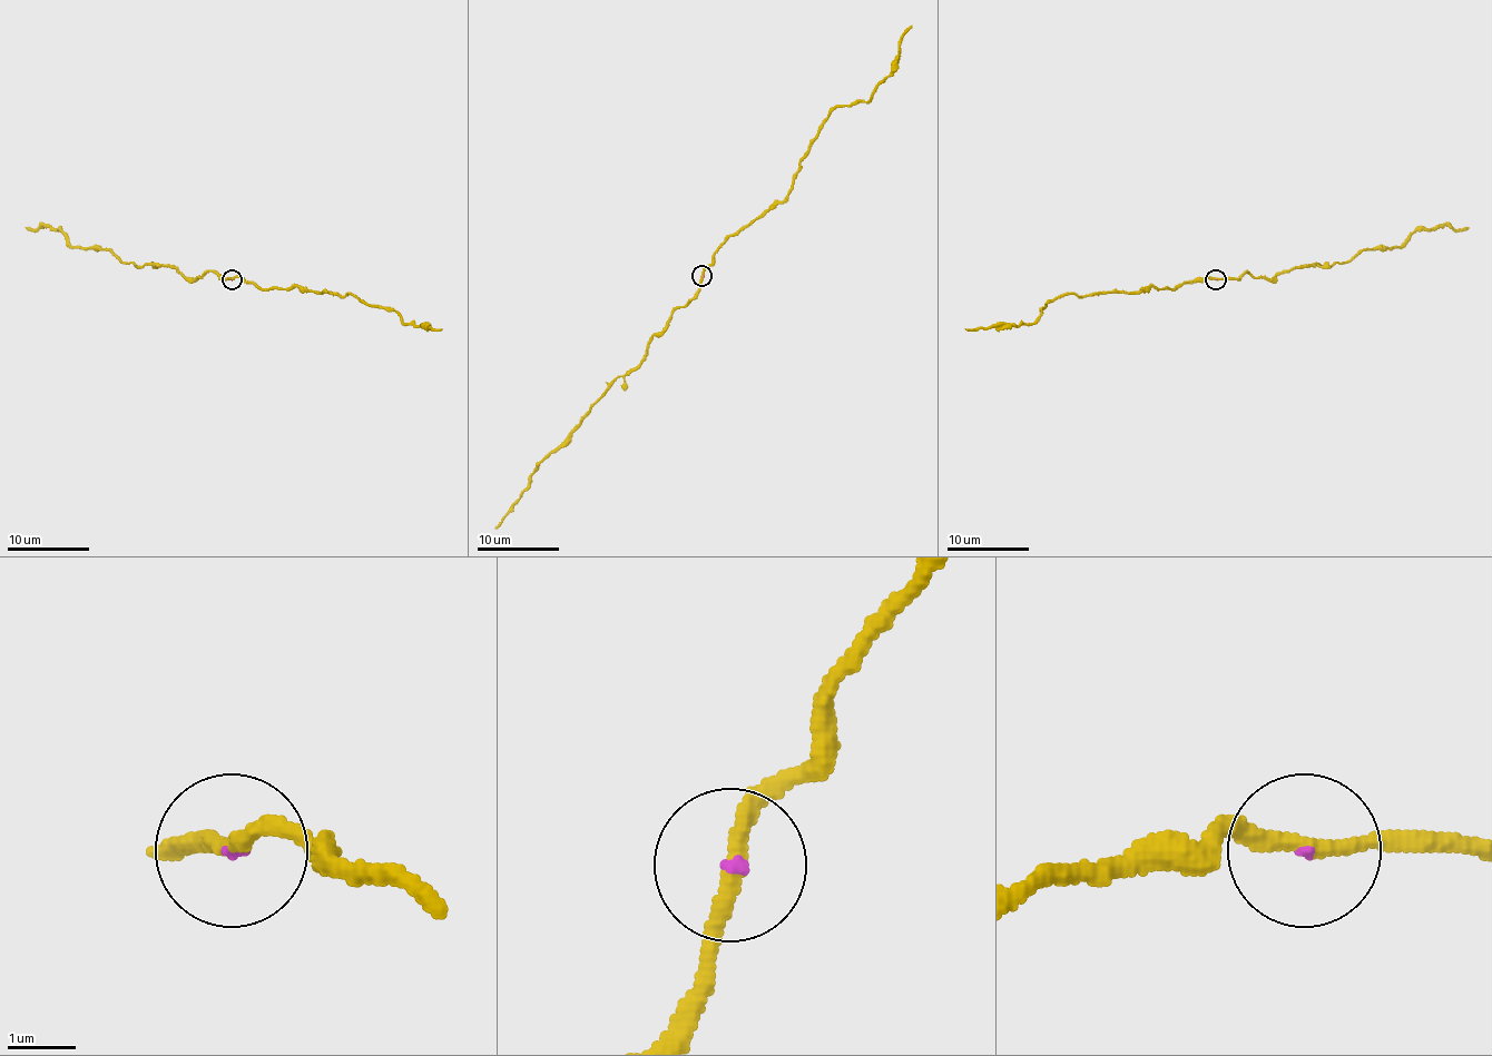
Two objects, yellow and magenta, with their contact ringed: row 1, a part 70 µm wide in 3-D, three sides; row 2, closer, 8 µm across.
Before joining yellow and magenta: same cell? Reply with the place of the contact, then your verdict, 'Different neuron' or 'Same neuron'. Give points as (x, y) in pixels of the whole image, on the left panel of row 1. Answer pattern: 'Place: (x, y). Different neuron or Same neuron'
Place: (232, 279). Same neuron

